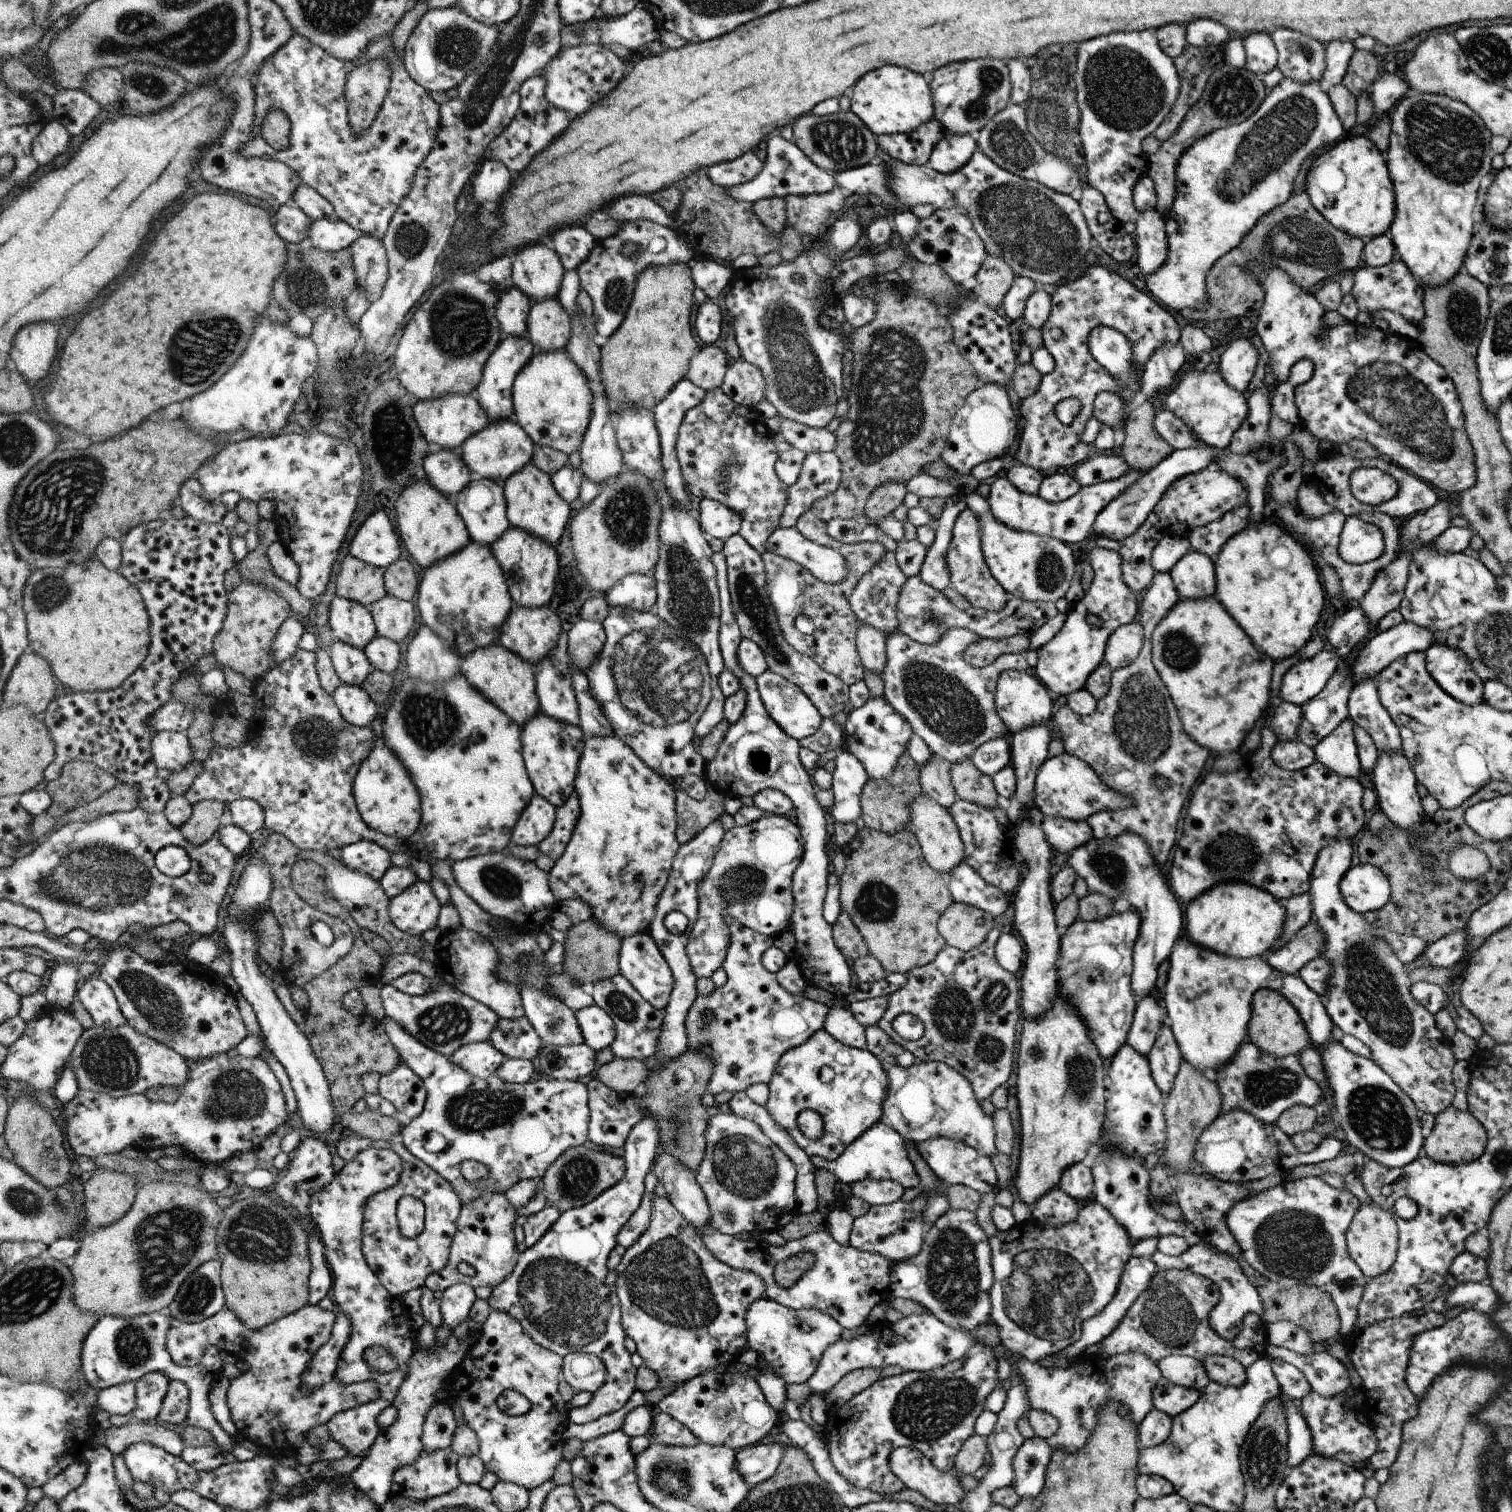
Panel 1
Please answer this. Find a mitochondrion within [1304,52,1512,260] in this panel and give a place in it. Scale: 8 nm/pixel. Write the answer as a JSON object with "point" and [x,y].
{"point":[1447,142]}

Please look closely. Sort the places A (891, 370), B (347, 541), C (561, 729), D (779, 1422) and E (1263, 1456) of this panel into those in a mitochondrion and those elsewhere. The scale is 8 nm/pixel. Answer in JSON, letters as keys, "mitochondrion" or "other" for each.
{"A":"mitochondrion","B":"other","C":"mitochondrion","D":"other","E":"mitochondrion"}

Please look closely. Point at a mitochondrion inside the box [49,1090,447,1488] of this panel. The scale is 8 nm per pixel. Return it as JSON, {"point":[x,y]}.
{"point":[166,1240]}

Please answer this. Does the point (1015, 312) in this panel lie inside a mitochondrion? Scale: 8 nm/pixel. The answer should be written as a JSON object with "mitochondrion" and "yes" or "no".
{"mitochondrion":"no"}

